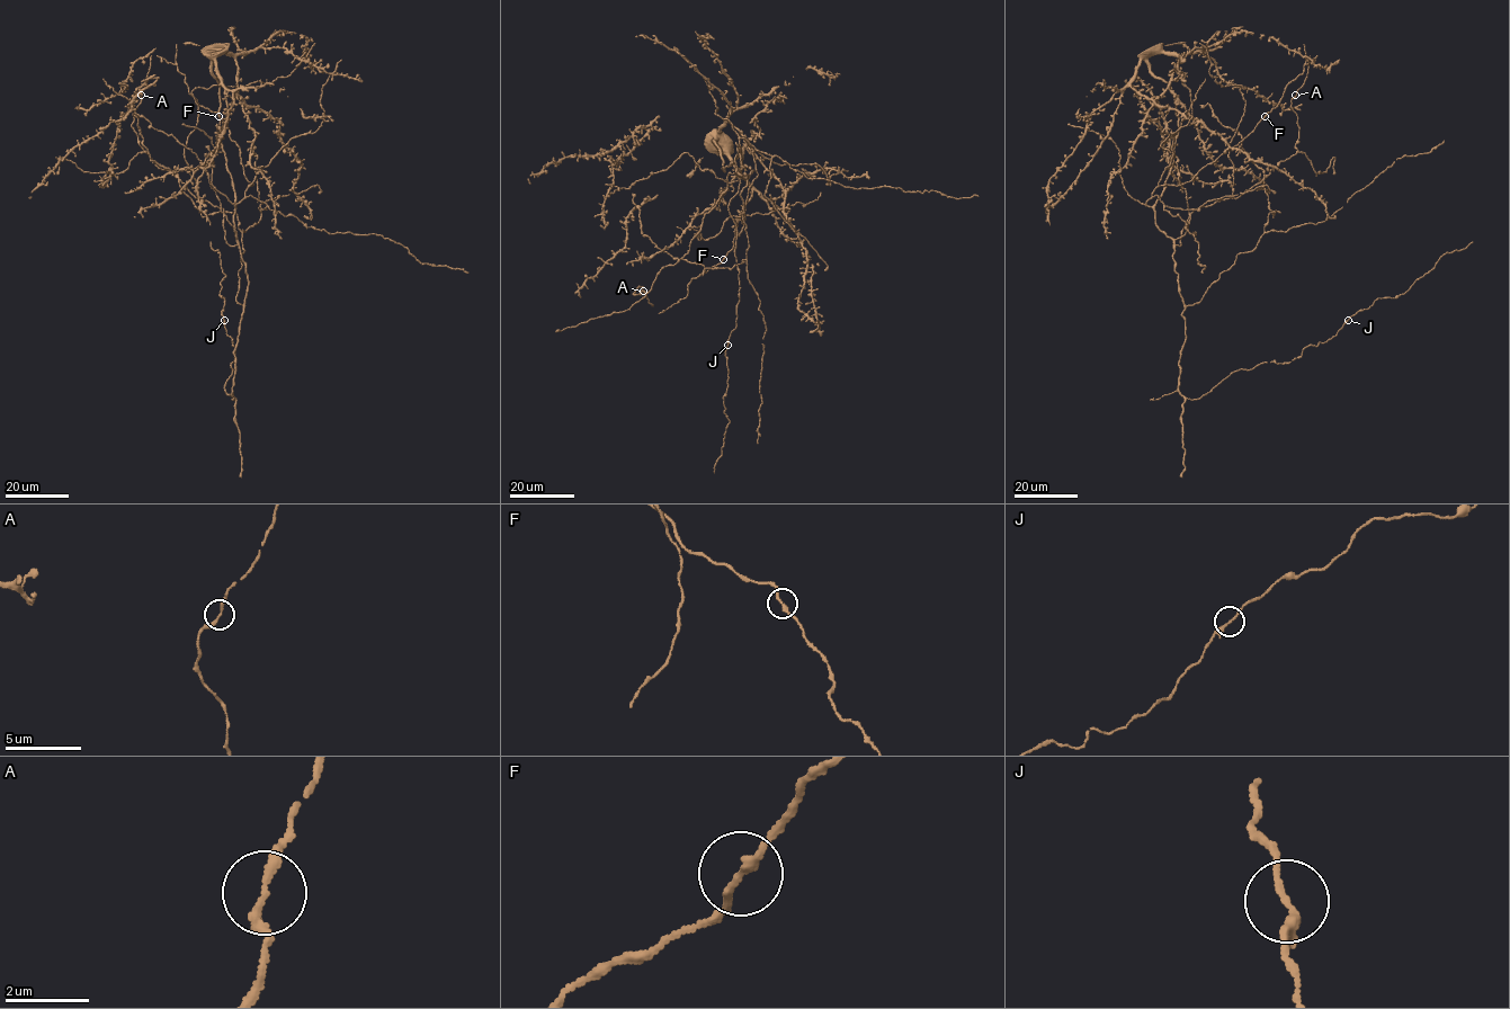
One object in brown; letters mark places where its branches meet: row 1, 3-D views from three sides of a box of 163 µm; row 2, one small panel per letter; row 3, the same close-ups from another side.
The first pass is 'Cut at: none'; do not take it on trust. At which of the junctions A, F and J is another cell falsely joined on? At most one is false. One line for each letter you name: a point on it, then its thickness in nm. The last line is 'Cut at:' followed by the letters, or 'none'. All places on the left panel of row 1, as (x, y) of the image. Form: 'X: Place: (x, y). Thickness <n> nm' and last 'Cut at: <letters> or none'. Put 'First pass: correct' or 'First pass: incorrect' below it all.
Cut at: none
First pass: correct

